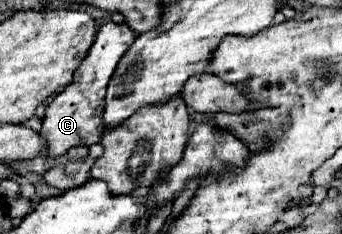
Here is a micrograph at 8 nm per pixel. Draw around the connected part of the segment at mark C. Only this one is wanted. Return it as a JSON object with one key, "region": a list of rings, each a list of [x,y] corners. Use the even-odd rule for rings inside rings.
{"region":[[[107,22],[101,26],[97,40],[93,42],[89,54],[77,68],[73,82],[53,98],[53,102],[47,106],[43,128],[39,134],[43,134],[43,140],[47,142],[47,156],[59,158],[65,156],[75,146],[91,146],[101,142],[101,136],[105,132],[103,122],[103,108],[105,108],[105,90],[107,84],[117,68],[117,62],[127,52],[127,48],[133,44],[135,34],[127,28],[127,24],[115,24]]]}

